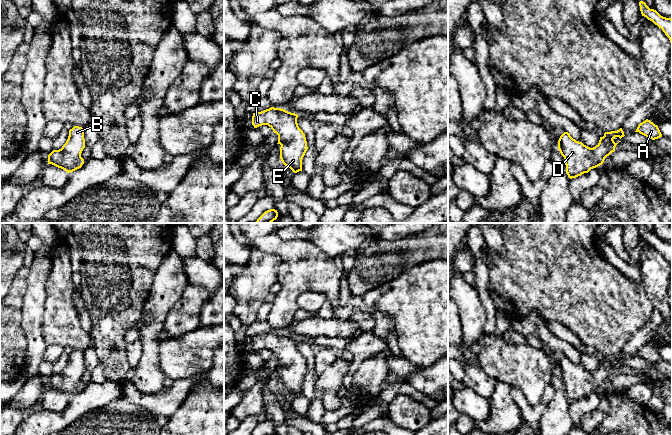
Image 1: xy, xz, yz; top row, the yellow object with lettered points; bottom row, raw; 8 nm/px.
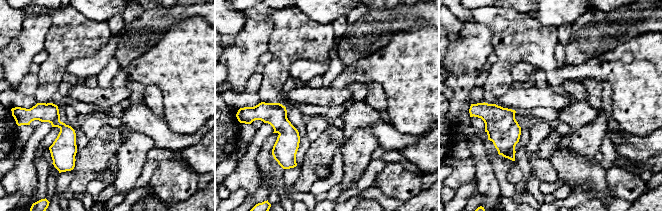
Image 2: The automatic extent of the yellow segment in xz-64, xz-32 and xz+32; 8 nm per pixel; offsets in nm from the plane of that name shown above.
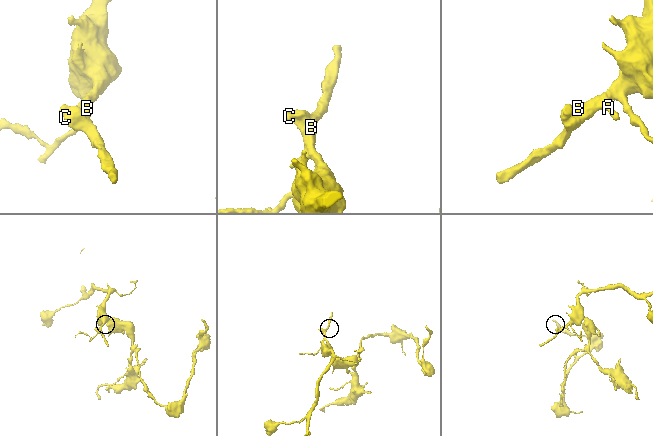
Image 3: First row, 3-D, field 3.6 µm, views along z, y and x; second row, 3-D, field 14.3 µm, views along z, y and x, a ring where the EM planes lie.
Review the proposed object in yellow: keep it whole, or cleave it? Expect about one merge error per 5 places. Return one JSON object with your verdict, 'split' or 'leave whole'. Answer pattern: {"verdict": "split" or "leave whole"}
{"verdict": "leave whole"}

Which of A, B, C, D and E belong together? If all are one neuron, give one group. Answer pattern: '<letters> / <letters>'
A B C D E

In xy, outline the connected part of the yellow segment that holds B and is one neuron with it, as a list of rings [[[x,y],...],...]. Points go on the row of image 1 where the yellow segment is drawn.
[[[74,126],[69,130],[66,143],[59,150],[53,150],[48,155],[48,164],[70,173],[82,167],[84,159],[81,153],[85,148],[84,129]]]

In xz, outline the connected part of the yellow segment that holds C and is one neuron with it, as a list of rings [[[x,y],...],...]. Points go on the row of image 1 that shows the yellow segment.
[[[271,107],[252,116],[252,125],[257,128],[268,125],[278,135],[280,159],[294,173],[302,171],[302,159],[308,149],[305,134],[297,123],[298,115],[281,108]]]

